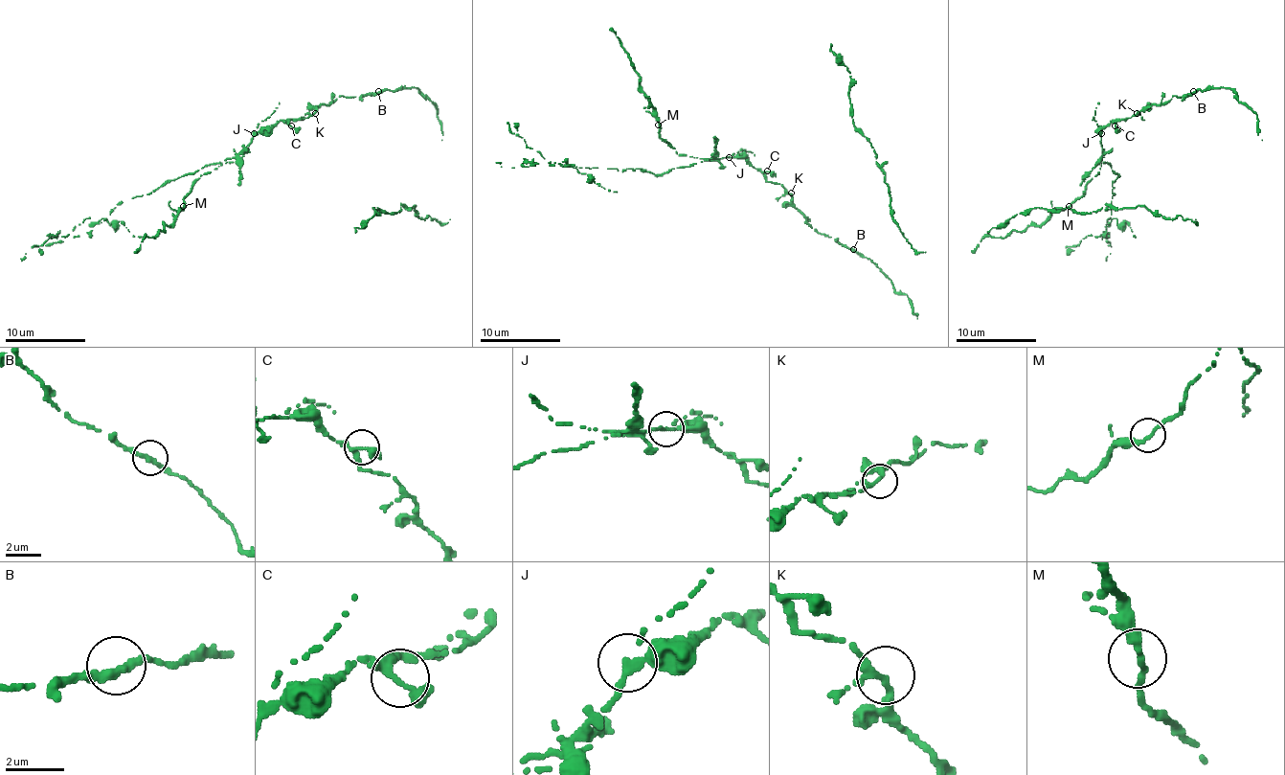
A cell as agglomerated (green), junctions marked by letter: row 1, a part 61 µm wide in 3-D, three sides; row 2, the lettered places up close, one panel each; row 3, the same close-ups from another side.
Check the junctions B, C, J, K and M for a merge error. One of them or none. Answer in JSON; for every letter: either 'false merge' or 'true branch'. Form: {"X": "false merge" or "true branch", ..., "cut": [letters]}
{"B": "true branch", "C": "true branch", "J": "false merge", "K": "true branch", "M": "true branch", "cut": ["J"]}

